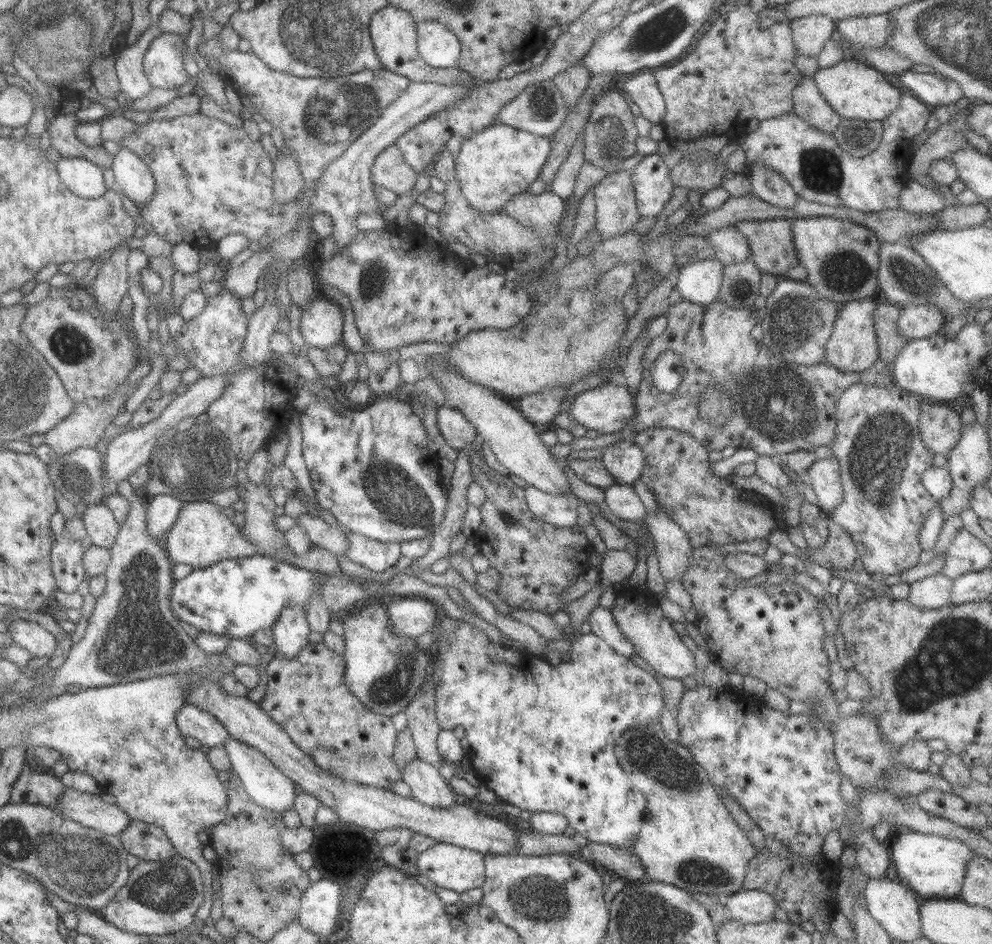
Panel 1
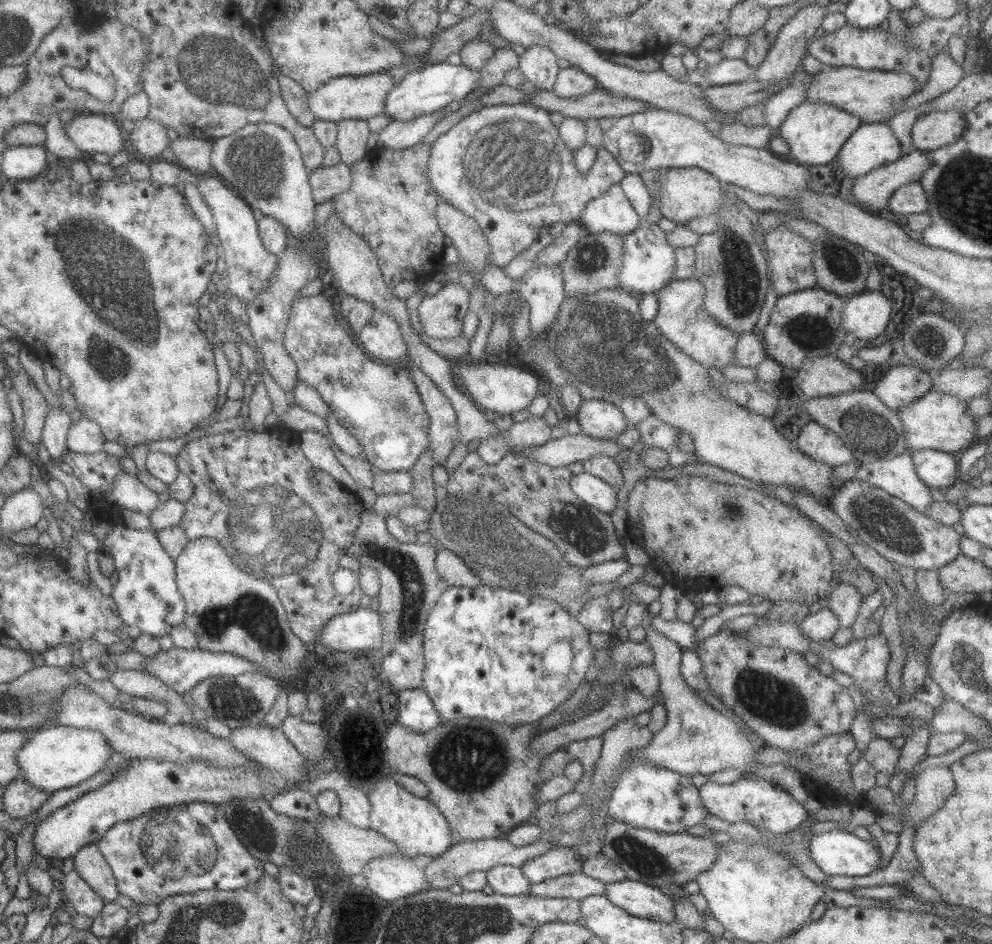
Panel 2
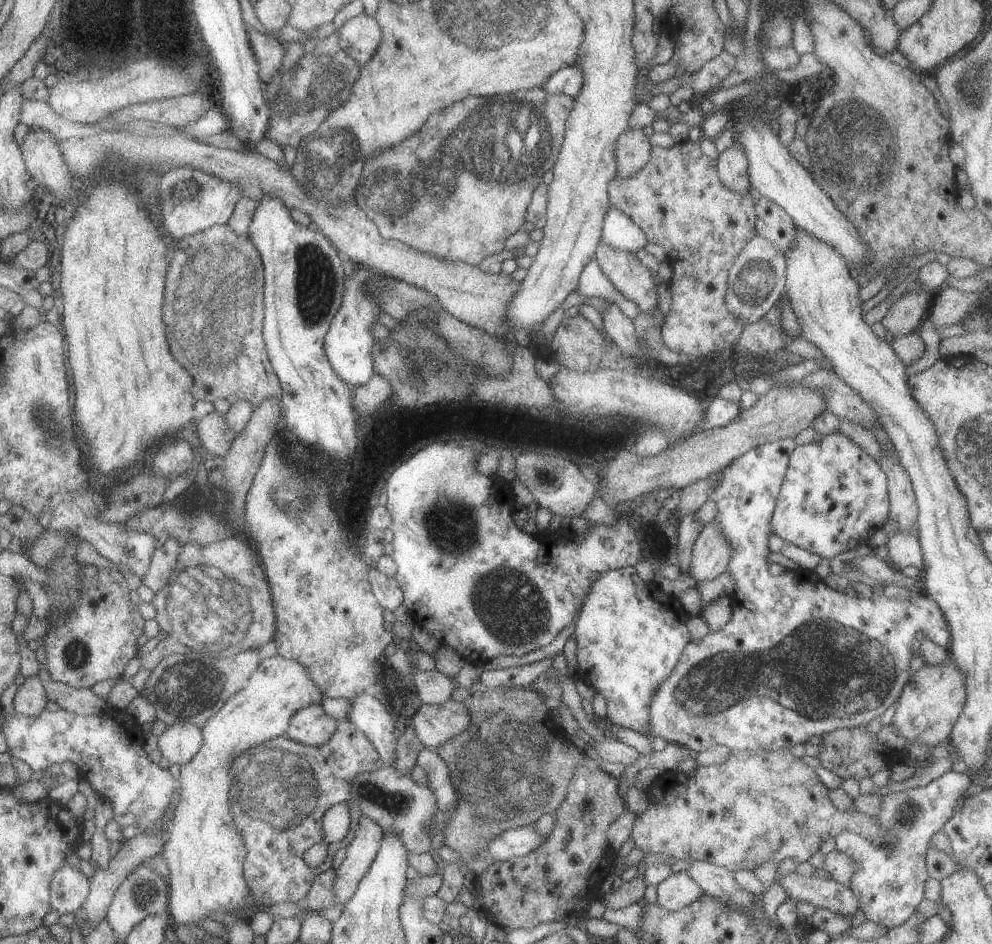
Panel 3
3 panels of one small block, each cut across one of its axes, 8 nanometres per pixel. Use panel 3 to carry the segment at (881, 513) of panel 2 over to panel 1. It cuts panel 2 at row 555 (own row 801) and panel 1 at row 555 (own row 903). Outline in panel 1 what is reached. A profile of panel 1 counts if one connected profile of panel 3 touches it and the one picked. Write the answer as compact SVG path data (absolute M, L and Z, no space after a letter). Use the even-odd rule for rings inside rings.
M853 384L841 393L841 397L835 401L835 435L831 439L831 446L828 447L831 449L832 456L838 460L839 482L841 482L841 490L843 490L843 499L841 499L841 503L837 504L837 507L831 509L826 515L849 534L851 540L853 540L853 544L857 546L857 559L861 560L862 569L868 573L880 572L883 576L899 576L900 573L902 574L908 568L918 564L919 554L921 554L922 550L921 545L919 545L919 539L917 539L917 534L919 534L919 530L922 530L922 524L928 517L929 512L932 512L937 502L921 484L921 475L931 465L933 454L923 444L923 440L919 436L919 430L917 430L917 419L919 419L919 413L921 413L919 412L919 399L920 397L918 395L902 391L895 384L889 388L878 388L875 385Z

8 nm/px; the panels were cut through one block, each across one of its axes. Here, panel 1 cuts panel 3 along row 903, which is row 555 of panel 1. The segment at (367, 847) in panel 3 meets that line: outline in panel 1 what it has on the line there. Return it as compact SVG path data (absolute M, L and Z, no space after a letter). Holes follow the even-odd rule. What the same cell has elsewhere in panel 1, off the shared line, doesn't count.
M307 513L299 514L295 518L295 524L298 524L307 534L310 542L315 543L320 549L328 550L337 556L345 555L349 543L345 539L345 533L338 528L330 526L320 517Z

